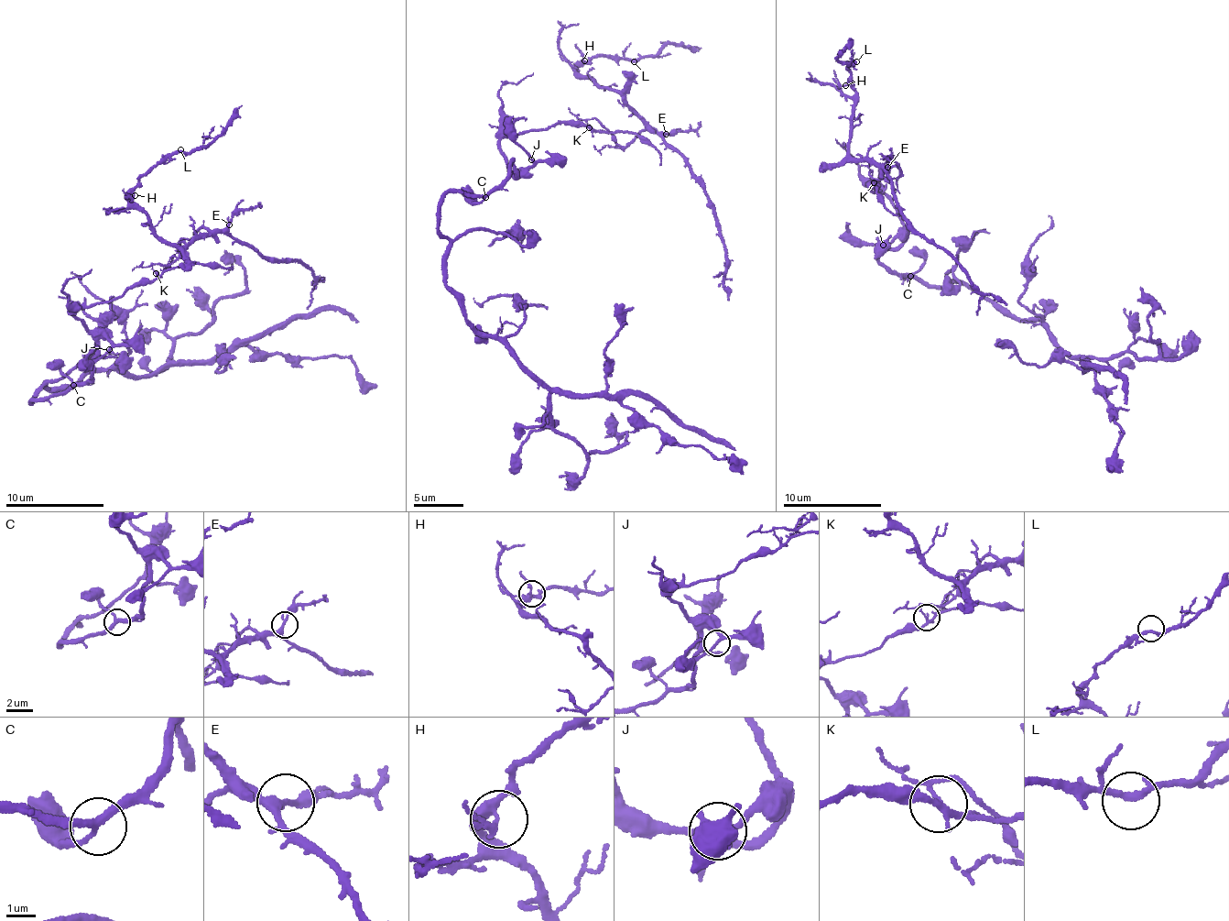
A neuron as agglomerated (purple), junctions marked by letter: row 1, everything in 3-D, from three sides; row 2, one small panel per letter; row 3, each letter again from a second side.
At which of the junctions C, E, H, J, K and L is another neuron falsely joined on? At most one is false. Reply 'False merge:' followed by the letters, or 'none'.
False merge: K

